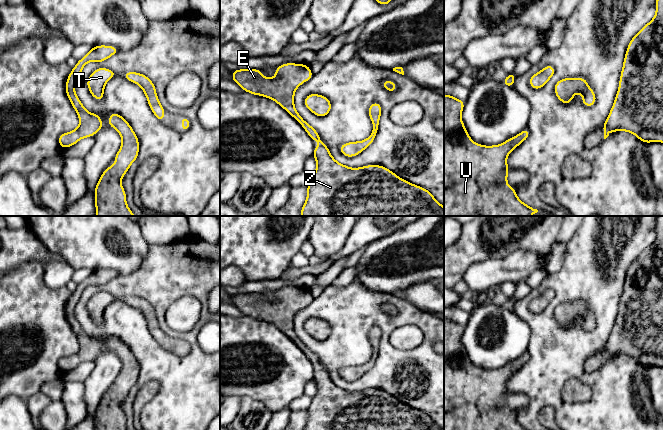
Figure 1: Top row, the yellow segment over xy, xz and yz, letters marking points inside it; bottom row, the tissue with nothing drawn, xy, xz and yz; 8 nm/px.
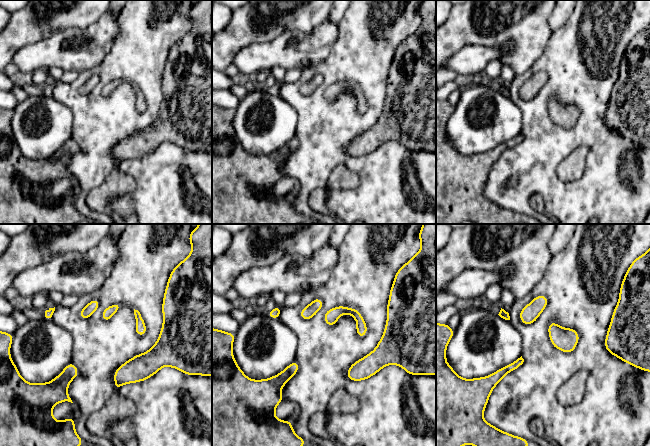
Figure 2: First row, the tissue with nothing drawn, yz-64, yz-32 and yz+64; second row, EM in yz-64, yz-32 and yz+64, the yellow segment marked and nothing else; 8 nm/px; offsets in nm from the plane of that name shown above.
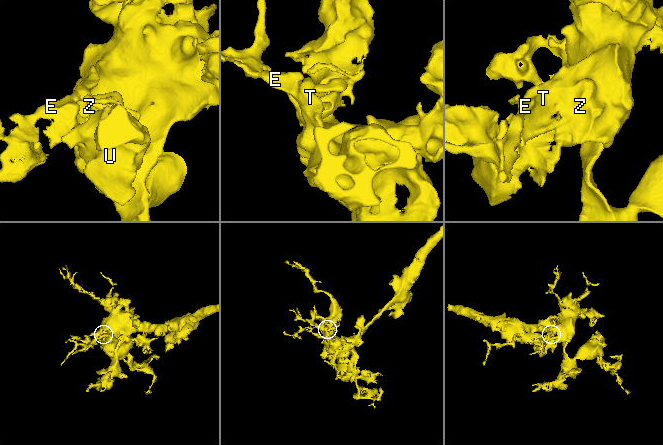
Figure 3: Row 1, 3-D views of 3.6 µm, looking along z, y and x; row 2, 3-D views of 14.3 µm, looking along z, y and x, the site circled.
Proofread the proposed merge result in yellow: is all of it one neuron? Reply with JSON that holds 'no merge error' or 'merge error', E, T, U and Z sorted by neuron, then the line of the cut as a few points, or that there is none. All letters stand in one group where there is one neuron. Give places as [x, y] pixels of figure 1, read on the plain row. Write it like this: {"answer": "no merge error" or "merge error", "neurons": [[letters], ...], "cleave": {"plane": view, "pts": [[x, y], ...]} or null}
{"answer": "no merge error", "neurons": [["E", "T", "U", "Z"]], "cleave": null}

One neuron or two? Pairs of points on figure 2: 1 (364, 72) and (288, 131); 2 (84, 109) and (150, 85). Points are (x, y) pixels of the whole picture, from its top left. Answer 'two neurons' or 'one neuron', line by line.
1: two neurons
2: one neuron

